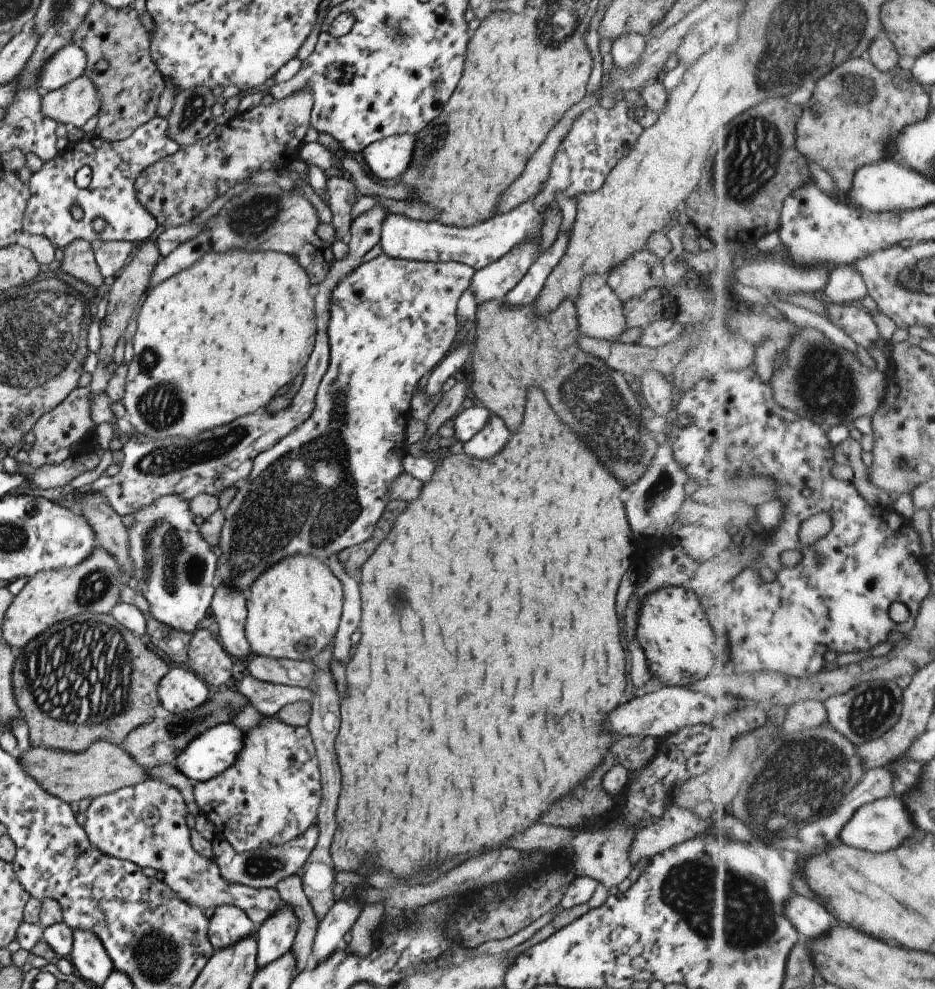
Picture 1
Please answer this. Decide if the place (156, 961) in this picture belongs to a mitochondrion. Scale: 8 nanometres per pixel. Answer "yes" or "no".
yes

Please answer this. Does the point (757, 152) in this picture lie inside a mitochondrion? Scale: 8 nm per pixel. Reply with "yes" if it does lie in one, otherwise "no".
yes

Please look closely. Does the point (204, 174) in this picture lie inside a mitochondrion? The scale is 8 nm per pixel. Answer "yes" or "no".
no

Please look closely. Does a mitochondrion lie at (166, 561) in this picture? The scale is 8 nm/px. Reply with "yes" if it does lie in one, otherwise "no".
yes

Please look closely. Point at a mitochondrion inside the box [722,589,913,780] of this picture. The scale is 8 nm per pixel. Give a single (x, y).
(870, 710)

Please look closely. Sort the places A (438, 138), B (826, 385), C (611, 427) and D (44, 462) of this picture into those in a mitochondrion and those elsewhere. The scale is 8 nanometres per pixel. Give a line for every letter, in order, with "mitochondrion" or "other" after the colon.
A: mitochondrion
B: mitochondrion
C: mitochondrion
D: other

